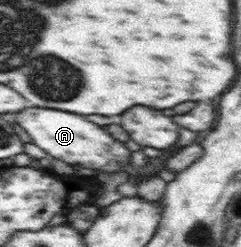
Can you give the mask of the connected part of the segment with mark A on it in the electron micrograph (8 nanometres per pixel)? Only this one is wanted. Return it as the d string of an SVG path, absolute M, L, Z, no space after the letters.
M30 107L16 113L16 121L32 137L32 143L48 151L54 159L62 159L64 163L70 165L80 165L78 168L86 167L104 173L118 173L118 171L128 171L129 175L133 173L130 169L130 149L124 143L116 141L110 133L106 133L102 126L90 123L86 117L72 115L66 111L48 111Z

